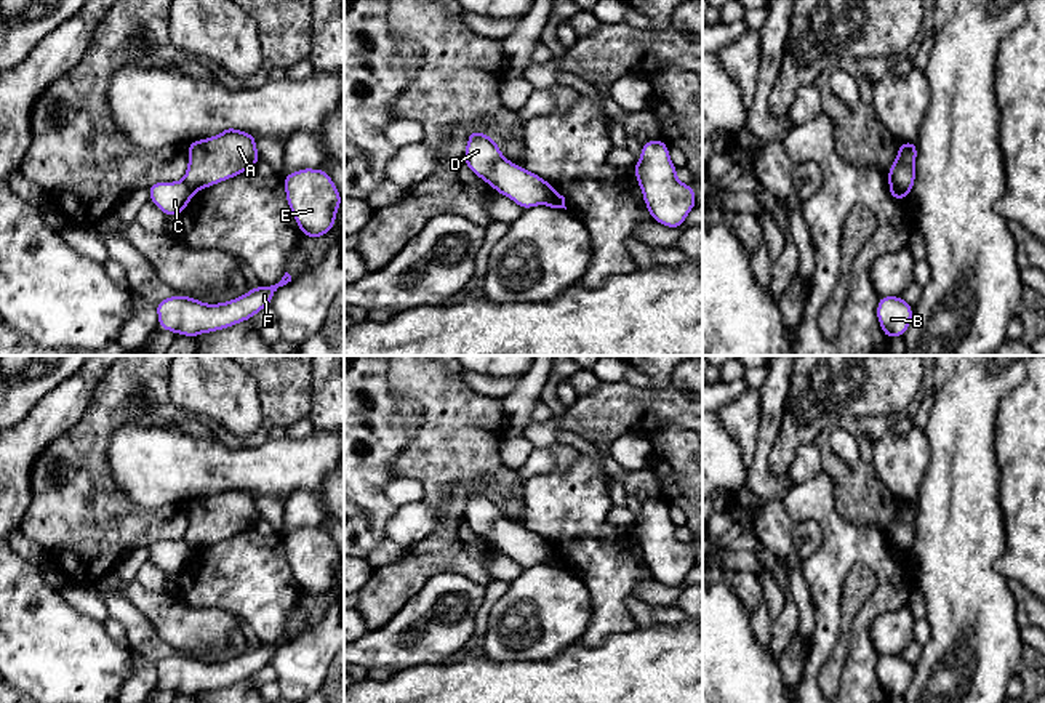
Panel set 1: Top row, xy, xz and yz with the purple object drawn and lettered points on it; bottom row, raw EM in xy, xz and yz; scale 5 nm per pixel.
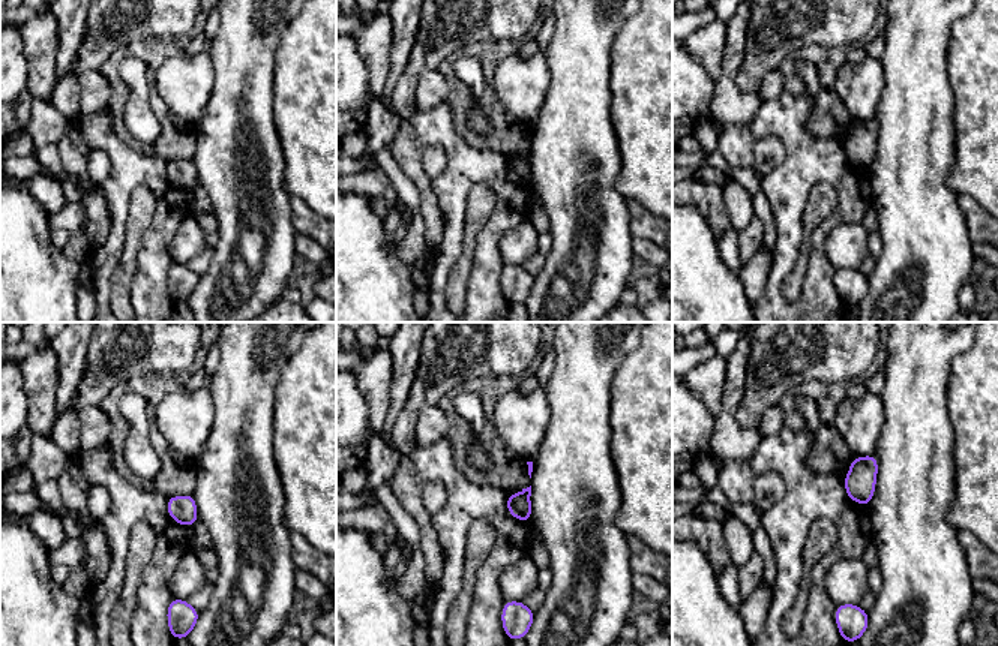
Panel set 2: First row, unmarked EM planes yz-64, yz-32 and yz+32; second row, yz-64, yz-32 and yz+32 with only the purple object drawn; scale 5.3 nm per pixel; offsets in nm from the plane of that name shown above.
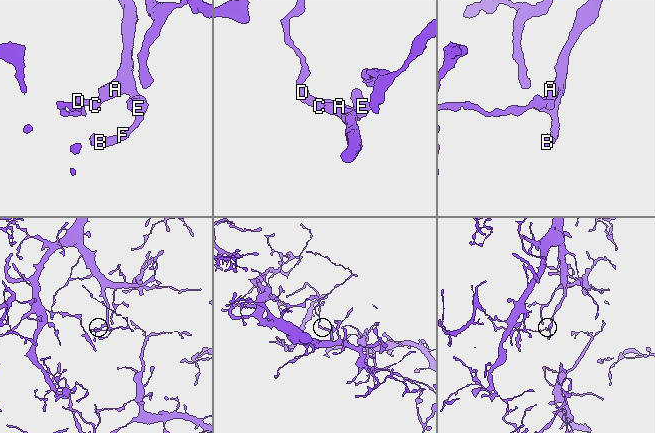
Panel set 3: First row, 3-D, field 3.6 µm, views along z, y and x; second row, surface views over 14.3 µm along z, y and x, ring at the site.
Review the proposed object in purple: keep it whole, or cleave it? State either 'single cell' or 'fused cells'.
fused cells

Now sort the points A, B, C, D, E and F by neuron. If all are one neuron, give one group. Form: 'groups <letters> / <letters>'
groups A B E F / C D

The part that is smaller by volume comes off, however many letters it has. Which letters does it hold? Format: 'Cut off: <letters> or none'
Cut off: C, D

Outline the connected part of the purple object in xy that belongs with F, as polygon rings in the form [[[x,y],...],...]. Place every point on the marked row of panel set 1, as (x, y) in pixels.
[[[285,272],[275,285],[259,285],[243,296],[219,304],[206,304],[192,296],[173,295],[155,304],[158,328],[195,338],[202,333],[229,328],[250,320],[261,309],[267,307],[278,287],[291,282]]]

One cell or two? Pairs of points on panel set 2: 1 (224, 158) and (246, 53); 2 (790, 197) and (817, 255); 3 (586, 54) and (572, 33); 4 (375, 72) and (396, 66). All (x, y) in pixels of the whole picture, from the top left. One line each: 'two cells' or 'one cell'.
1: one cell
2: one cell
3: one cell
4: two cells

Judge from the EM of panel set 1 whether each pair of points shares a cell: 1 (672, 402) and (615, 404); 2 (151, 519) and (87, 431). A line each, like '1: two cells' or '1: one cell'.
1: one cell
2: one cell

